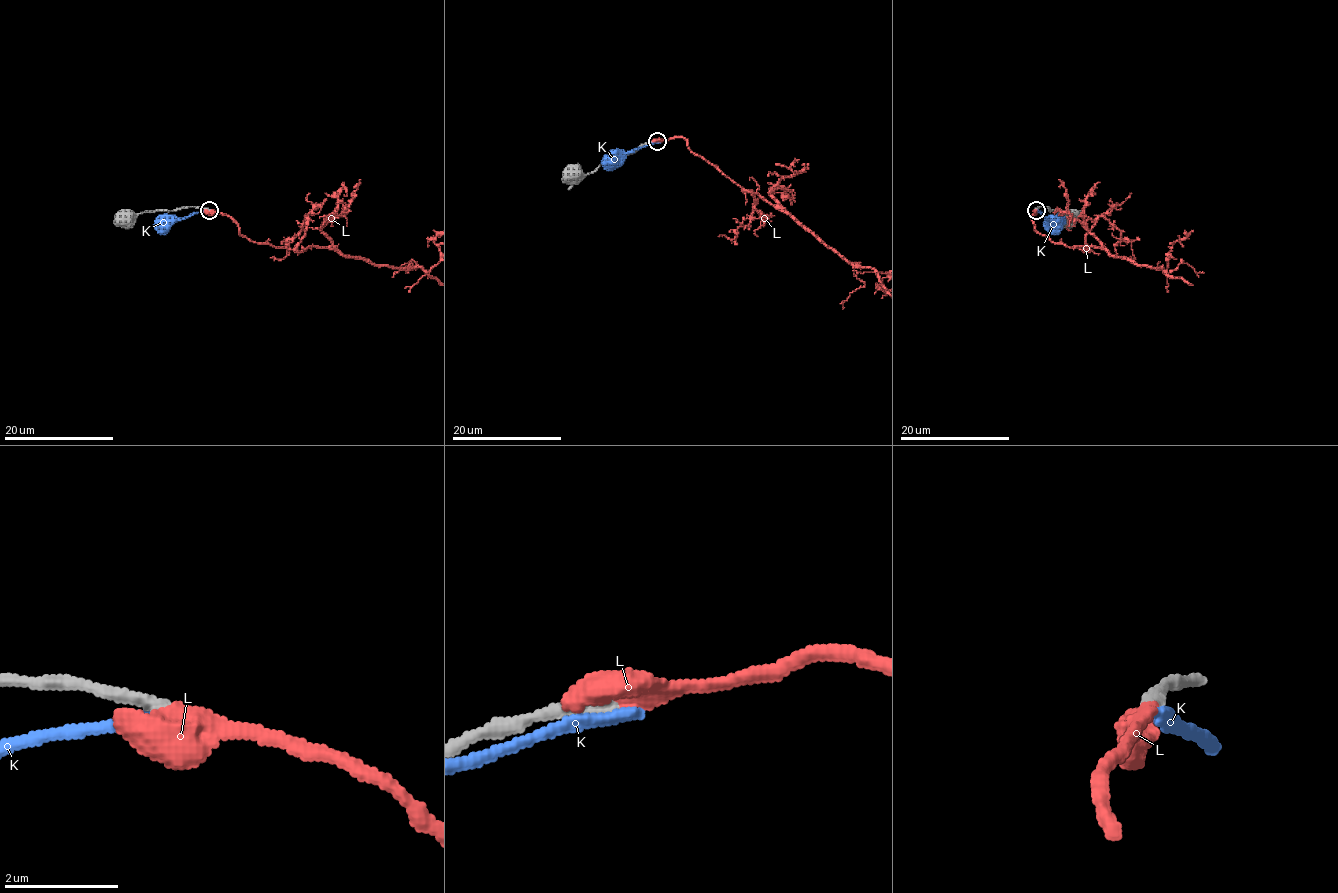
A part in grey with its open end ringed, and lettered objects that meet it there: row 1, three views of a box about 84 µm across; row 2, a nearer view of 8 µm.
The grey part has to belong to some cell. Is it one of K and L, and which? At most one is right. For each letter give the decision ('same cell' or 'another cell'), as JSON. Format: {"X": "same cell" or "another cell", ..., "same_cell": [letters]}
{"K": "another cell", "L": "same cell", "same_cell": ["L"]}

